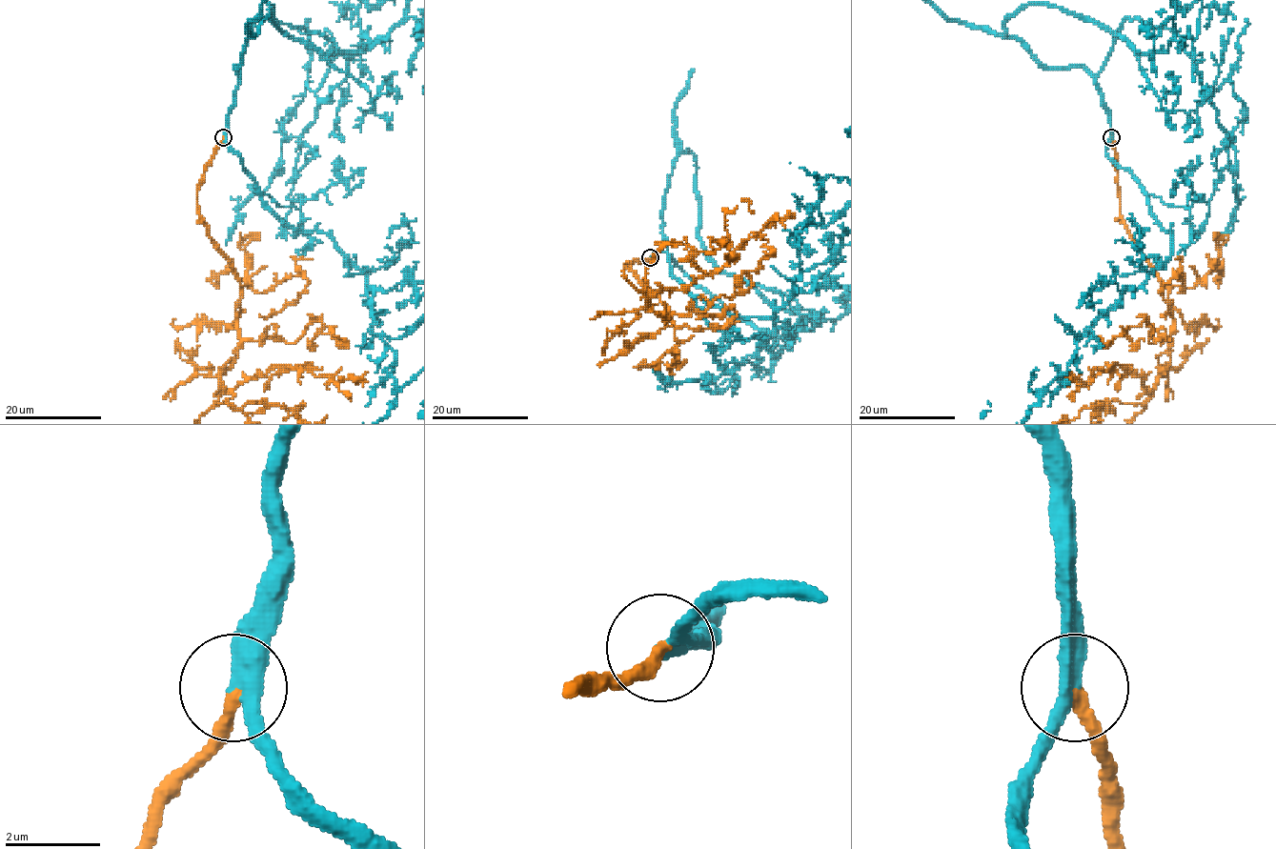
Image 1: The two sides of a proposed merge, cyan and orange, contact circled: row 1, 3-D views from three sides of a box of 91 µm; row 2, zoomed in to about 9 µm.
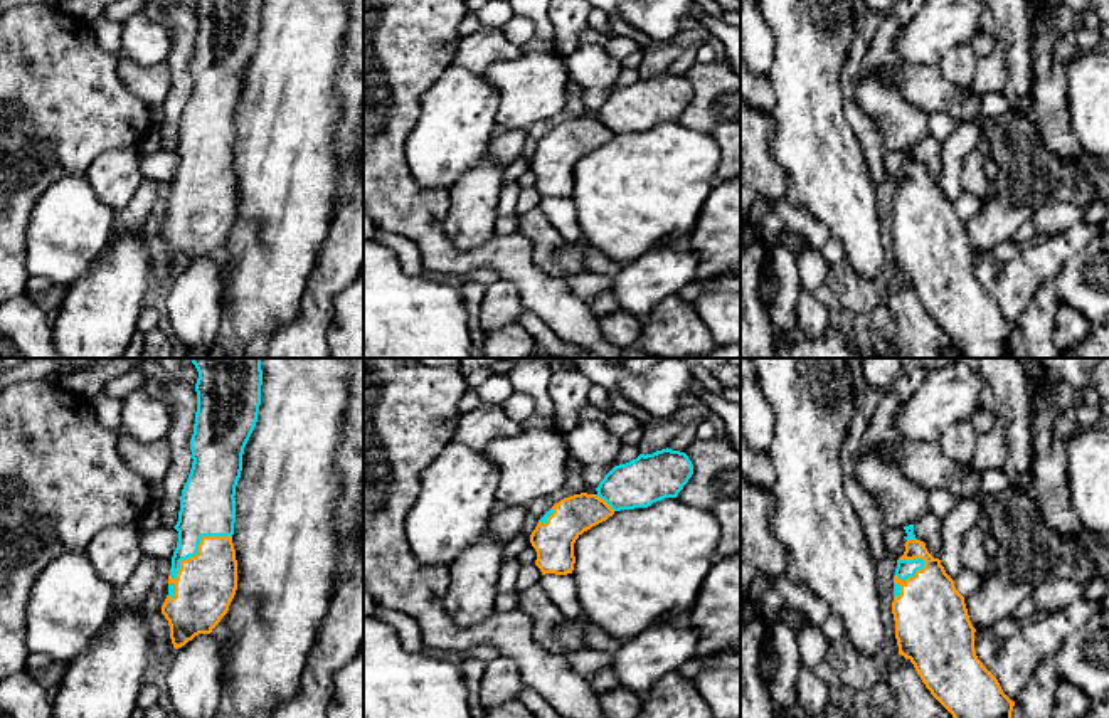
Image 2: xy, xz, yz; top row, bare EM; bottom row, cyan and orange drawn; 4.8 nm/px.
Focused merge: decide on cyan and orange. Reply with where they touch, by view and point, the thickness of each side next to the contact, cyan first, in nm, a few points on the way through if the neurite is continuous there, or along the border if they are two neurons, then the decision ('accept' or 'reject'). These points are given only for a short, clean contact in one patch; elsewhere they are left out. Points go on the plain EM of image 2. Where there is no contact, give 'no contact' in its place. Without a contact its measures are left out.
contact xy (192, 179); calibres 280 and 300 nm; accept

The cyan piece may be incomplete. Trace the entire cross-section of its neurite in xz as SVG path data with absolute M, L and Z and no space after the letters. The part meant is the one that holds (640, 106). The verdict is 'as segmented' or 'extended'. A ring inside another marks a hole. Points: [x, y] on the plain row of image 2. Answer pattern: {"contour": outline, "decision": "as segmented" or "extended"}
{"contour": "M661 72L639 77L614 89L596 111L596 118L574 118L555 126L537 146L530 166L542 198L572 197L576 163L616 135L648 131L665 121L677 121L693 98L685 76Z", "decision": "extended"}

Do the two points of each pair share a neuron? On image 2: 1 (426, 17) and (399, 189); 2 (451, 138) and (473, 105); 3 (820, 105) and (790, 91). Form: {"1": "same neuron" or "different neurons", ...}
{"1": "same neuron", "2": "same neuron", "3": "same neuron"}

